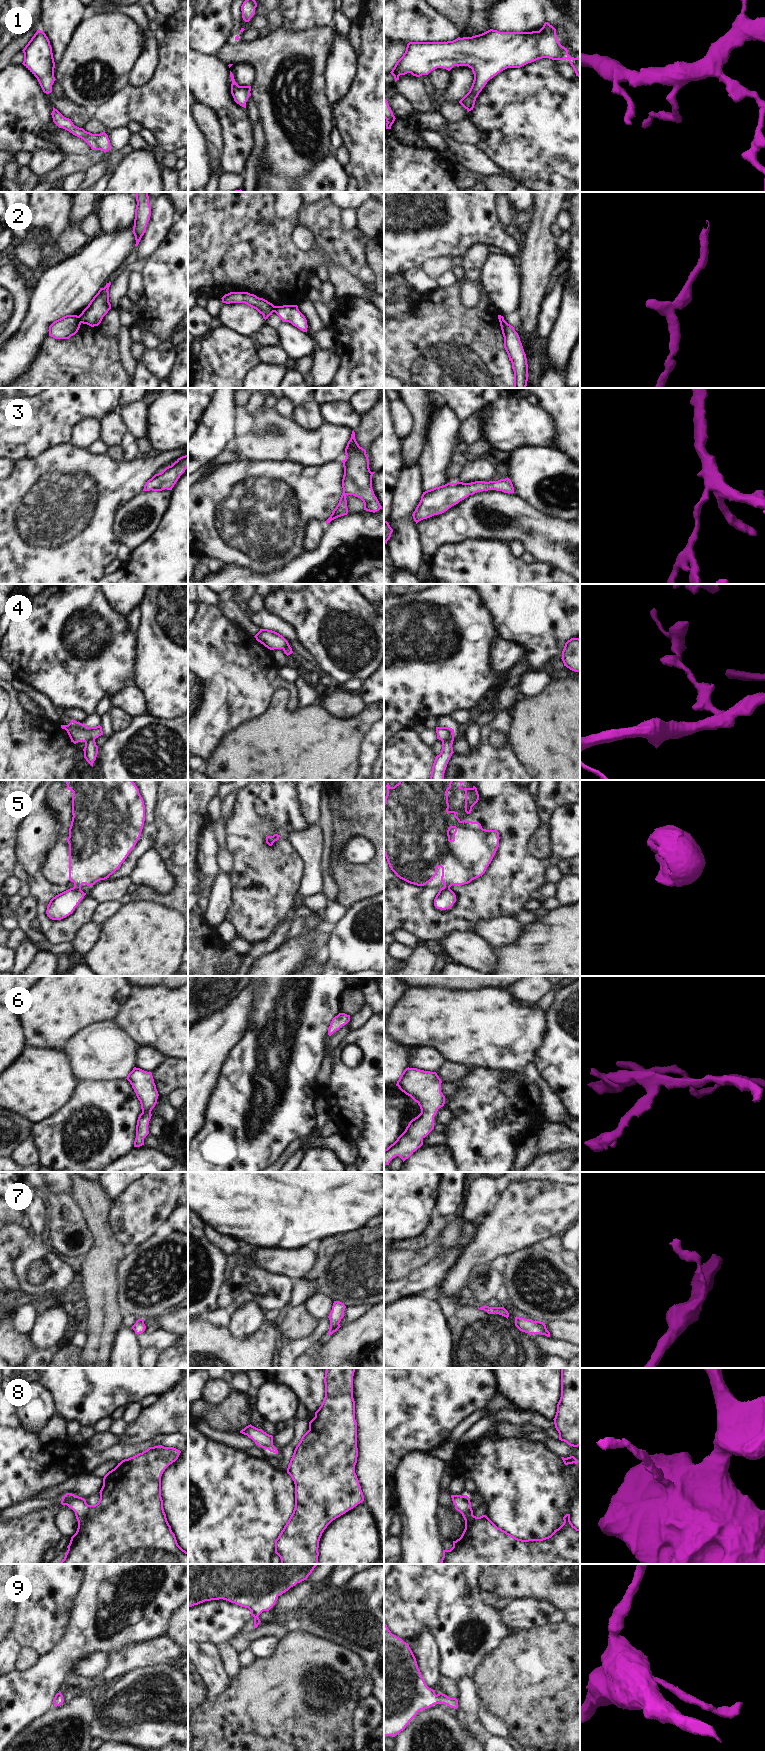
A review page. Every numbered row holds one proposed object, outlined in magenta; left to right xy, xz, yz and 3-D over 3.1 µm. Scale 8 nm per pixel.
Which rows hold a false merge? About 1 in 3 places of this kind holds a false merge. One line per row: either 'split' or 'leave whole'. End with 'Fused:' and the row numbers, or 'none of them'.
1: leave whole
2: split
3: leave whole
4: split
5: split
6: leave whole
7: leave whole
8: leave whole
9: leave whole
Fused: 2, 4, 5

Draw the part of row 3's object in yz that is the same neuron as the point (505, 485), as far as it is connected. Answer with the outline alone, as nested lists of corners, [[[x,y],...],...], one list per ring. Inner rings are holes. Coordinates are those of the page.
[[[507,477],[498,481],[475,481],[471,483],[447,483],[423,492],[412,516],[416,524],[434,515],[442,514],[460,501],[477,492],[496,490],[514,493],[511,480]]]

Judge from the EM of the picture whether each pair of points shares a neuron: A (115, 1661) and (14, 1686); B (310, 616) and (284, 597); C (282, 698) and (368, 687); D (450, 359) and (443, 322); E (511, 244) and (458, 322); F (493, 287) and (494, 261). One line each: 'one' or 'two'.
A: two
B: one
C: two
D: one
E: two
F: one

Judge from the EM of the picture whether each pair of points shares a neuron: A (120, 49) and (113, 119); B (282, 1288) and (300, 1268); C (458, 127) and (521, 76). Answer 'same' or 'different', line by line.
A: different
B: different
C: different

